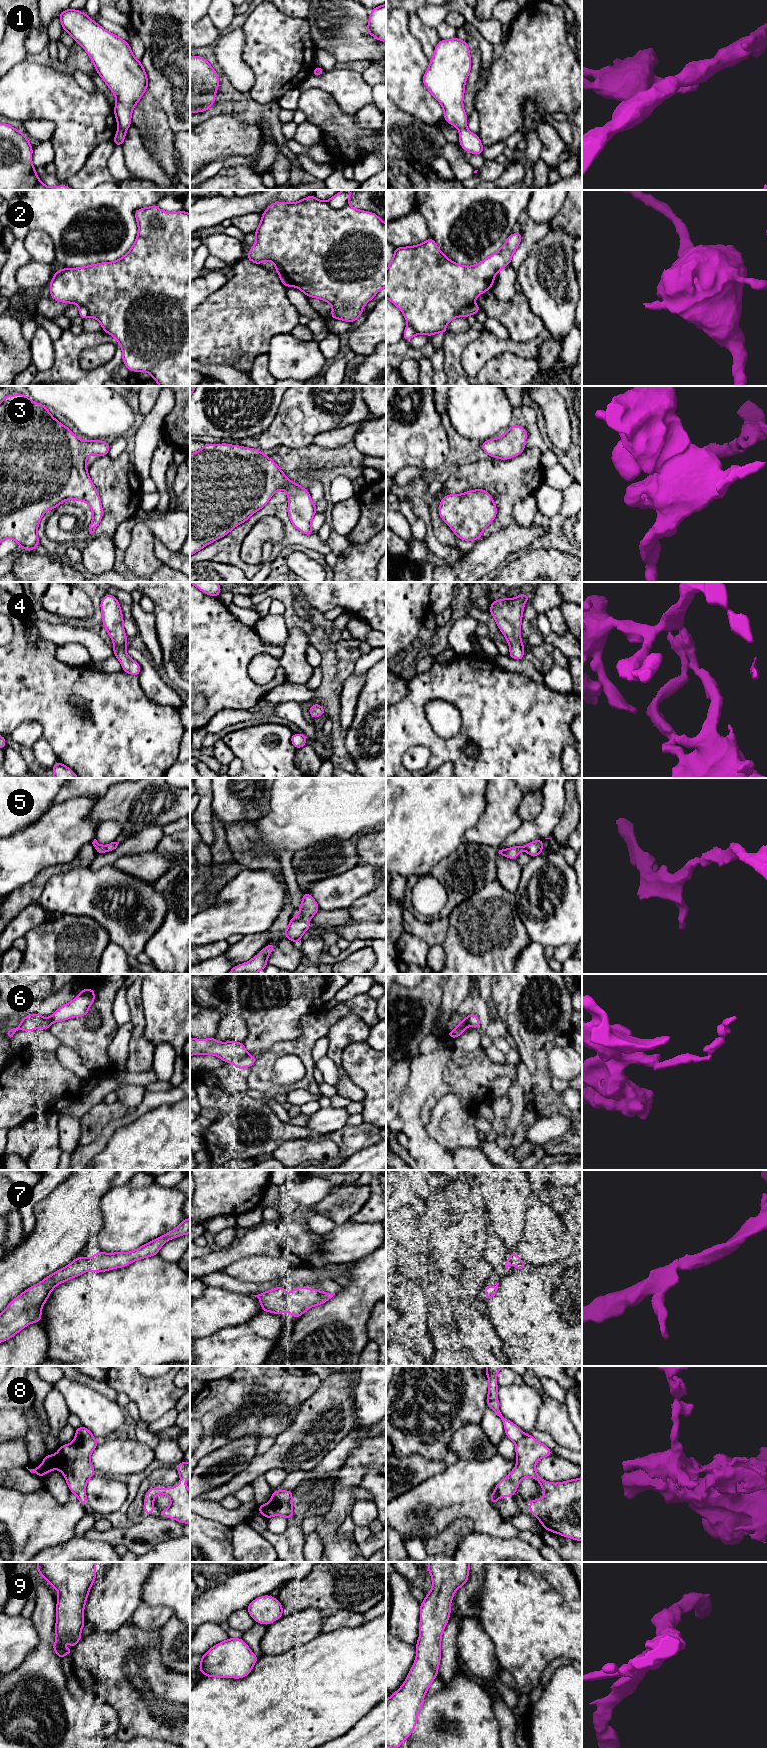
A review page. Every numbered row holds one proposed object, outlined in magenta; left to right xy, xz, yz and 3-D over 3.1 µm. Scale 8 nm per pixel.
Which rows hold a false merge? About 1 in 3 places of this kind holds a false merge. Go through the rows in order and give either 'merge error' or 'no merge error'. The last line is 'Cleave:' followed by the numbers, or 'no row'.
1: merge error
2: merge error
3: no merge error
4: no merge error
5: no merge error
6: merge error
7: no merge error
8: merge error
9: no merge error
Cleave: 1, 2, 6, 8

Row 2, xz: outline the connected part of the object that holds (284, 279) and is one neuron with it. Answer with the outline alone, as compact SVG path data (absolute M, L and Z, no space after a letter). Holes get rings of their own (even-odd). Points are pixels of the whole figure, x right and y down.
M280 265L275 266L275 271L279 274L281 283L287 288L291 287L292 283L289 278L285 275L282 267Z

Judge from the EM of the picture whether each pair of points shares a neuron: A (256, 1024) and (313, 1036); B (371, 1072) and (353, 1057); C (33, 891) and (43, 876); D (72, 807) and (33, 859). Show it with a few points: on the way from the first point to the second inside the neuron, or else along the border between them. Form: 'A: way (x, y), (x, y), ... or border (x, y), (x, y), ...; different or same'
A: border (309, 1012), (300, 1020), (297, 1037), (278, 1041); different
B: way (366, 1067), (358, 1066), (355, 1062); same
C: way (35, 887), (40, 880); same
D: way (71, 820), (45, 846); same

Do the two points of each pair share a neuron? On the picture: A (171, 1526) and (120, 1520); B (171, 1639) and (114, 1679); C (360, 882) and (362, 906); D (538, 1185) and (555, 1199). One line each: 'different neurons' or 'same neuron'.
A: different neurons
B: different neurons
C: different neurons
D: same neuron

